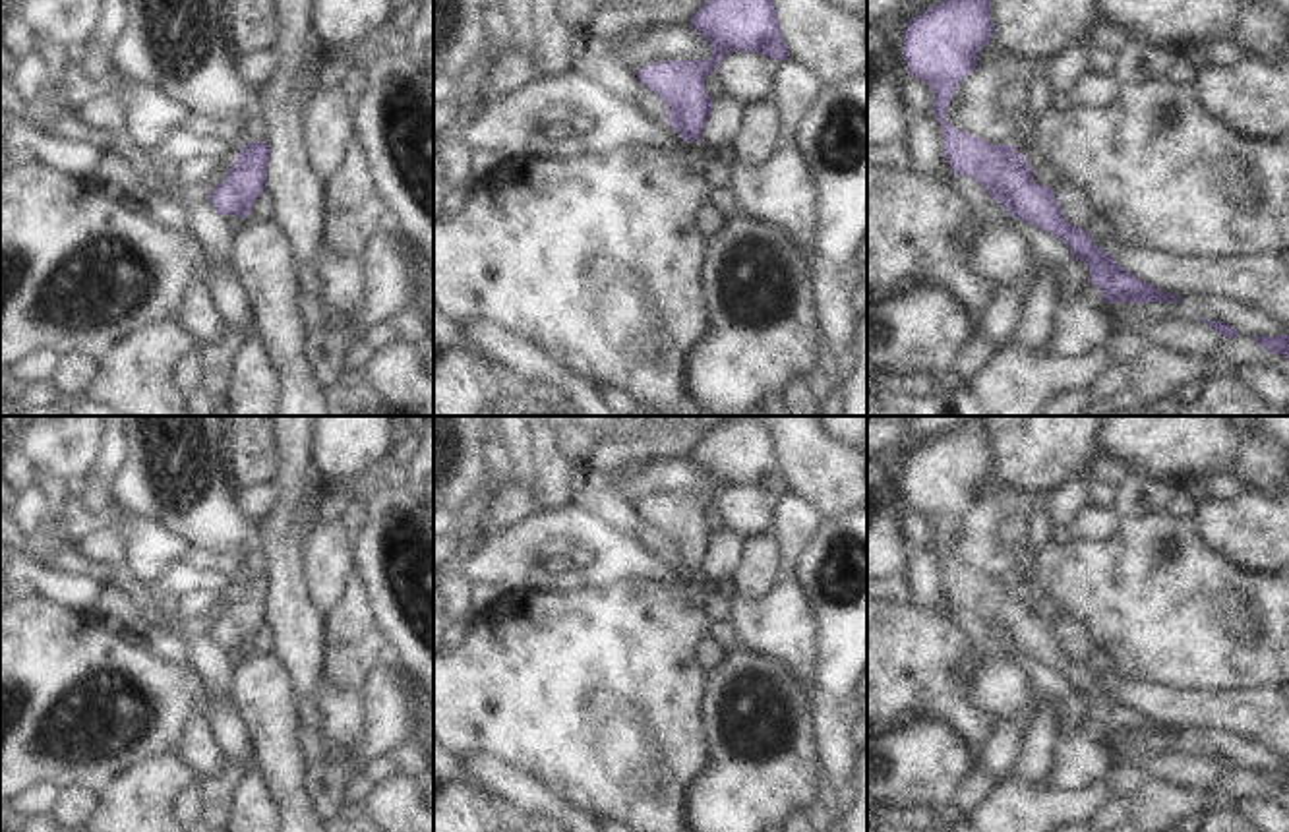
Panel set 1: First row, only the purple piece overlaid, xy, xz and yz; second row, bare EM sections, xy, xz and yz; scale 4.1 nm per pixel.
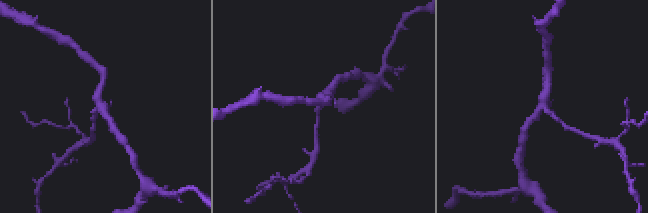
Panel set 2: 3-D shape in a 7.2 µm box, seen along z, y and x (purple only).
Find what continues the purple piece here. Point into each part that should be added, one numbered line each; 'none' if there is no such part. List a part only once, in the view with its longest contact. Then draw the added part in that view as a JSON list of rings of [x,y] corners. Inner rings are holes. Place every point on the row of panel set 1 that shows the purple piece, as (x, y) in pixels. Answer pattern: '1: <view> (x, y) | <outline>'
none

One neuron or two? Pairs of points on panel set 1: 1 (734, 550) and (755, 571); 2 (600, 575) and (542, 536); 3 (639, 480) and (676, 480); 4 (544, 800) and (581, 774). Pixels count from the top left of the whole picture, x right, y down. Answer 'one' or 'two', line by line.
1: two
2: one
3: one
4: two

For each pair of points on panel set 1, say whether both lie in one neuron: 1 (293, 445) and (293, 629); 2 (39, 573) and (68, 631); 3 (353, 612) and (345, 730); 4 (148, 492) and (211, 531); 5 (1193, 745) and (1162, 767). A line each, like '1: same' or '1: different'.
1: same
2: different
3: same
4: same
5: different

